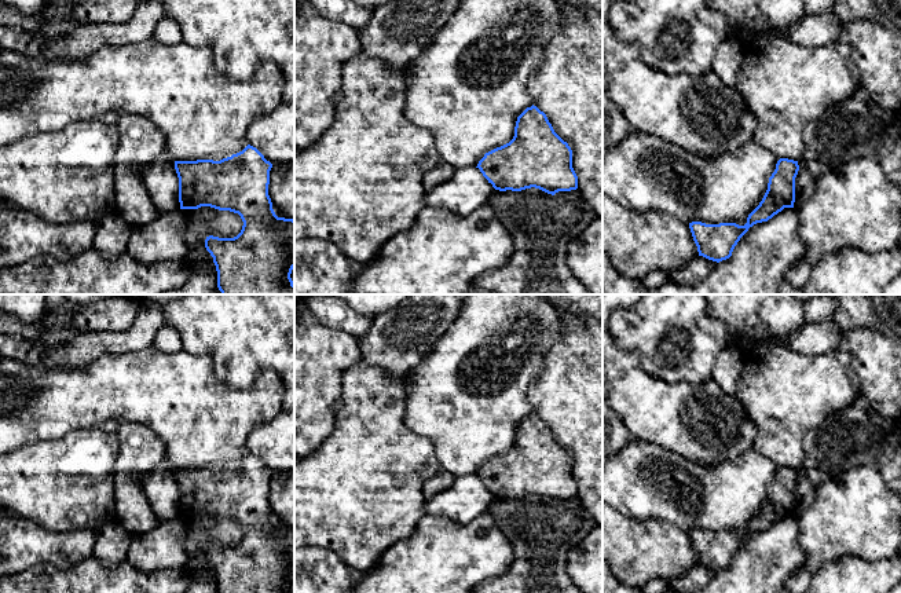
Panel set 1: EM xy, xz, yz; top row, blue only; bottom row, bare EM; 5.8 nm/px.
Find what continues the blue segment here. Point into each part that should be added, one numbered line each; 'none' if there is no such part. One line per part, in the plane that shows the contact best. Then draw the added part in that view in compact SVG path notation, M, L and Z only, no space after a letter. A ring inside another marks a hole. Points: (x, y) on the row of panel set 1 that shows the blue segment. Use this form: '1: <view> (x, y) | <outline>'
none

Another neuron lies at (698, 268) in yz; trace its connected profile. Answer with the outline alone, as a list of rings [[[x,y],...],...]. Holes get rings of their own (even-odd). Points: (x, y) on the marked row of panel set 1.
[[[699,256],[686,263],[684,267],[667,274],[674,282],[693,285],[710,275],[717,264],[717,261]]]

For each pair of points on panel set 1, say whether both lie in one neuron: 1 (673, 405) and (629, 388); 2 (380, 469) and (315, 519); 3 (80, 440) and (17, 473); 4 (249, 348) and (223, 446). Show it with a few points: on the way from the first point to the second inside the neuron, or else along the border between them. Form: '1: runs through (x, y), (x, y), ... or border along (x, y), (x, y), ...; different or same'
1: runs through (662, 405), (645, 405), (640, 399); same
2: runs through (363, 484), (352, 496), (339, 497), (332, 502); same
3: runs through (65, 456), (50, 471), (32, 471); same
4: border along (212, 369), (238, 388), (266, 370); different

